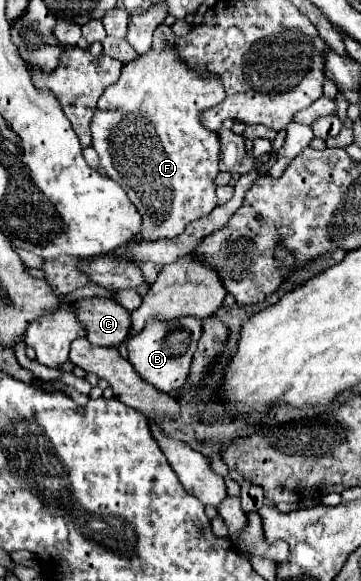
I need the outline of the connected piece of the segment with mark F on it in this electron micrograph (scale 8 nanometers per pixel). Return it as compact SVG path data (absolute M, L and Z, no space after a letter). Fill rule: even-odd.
M174 47L162 51L150 49L122 69L116 85L110 85L98 99L92 117L92 147L100 155L100 167L116 181L142 215L142 229L134 243L158 241L158 237L176 237L188 223L208 215L216 207L214 177L218 175L220 139L214 131L200 125L200 113L224 99L224 87L218 77L200 79L198 73L182 63Z

